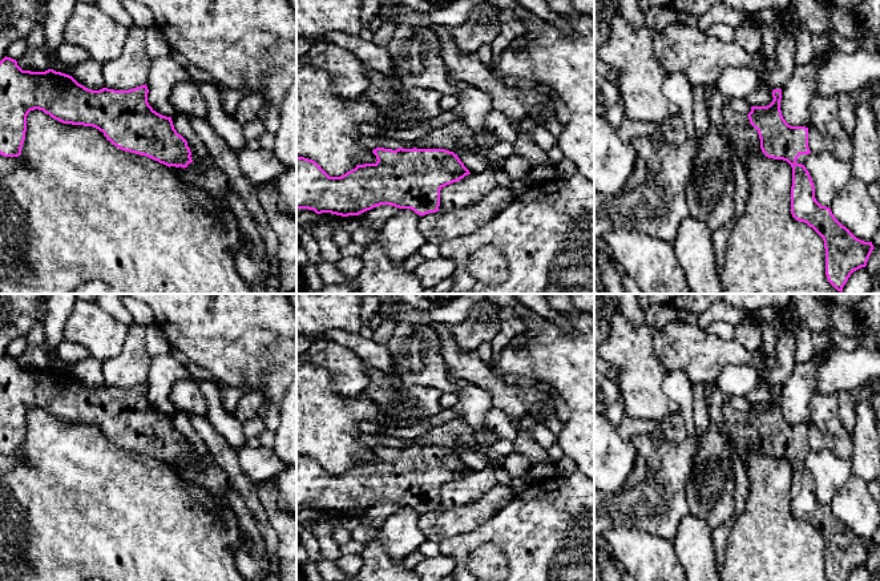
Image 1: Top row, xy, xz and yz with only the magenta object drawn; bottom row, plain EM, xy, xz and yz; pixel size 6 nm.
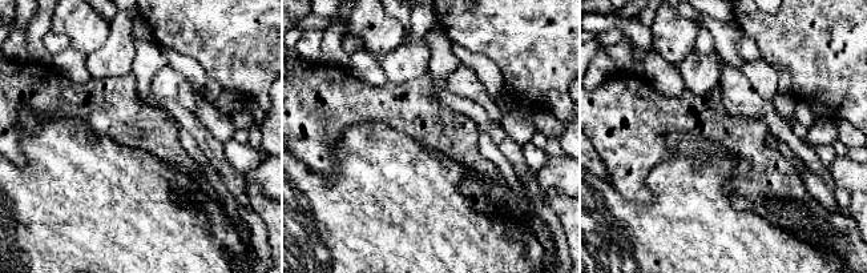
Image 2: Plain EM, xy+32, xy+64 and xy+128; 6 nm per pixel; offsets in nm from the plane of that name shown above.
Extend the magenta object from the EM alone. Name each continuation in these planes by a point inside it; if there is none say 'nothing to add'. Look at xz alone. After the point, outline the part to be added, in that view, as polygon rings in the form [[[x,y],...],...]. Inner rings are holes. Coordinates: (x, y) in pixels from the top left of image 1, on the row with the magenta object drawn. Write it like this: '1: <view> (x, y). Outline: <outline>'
nothing to add

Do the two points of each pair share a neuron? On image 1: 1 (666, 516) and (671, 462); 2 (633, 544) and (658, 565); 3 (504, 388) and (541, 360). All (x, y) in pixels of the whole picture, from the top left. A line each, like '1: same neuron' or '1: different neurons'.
1: same neuron
2: same neuron
3: different neurons

